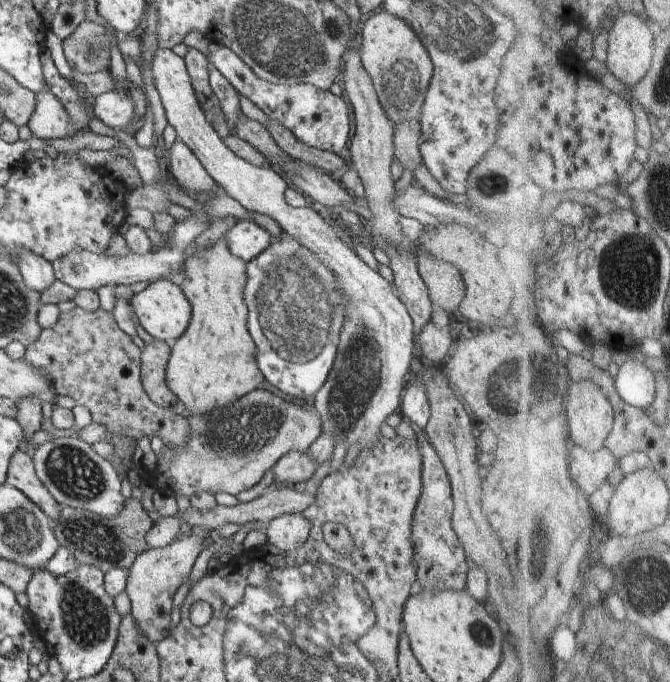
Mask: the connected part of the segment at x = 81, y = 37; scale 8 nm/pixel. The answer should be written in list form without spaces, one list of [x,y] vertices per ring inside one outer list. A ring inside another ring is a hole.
[[[82,21],[82,24],[70,34],[68,38],[63,40],[63,52],[66,60],[74,71],[81,73],[97,73],[110,67],[110,42],[114,42],[117,47],[117,42],[120,40],[120,34],[116,33],[116,30],[111,27],[113,35],[111,38],[106,34],[106,27],[102,24],[97,24],[92,21]]]

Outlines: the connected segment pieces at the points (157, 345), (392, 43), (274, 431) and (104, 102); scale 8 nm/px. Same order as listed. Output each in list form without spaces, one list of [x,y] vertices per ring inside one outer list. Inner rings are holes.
[[[155,339],[141,350],[141,379],[144,390],[163,409],[170,409],[178,402],[178,397],[168,388],[166,367],[171,355],[168,343]]]
[[[376,12],[362,26],[359,55],[363,67],[373,80],[379,103],[394,128],[404,120],[420,120],[425,90],[433,76],[433,60],[430,60],[429,52],[417,32],[403,18],[391,12]]]
[[[260,389],[234,401],[230,406],[204,415],[188,416],[191,437],[182,449],[164,448],[164,462],[152,478],[162,492],[192,496],[196,492],[227,492],[233,496],[260,482],[280,457],[296,451],[306,453],[323,432],[315,406],[294,404]]]
[[[110,91],[95,97],[93,114],[106,126],[124,129],[135,122],[133,98],[124,91]]]

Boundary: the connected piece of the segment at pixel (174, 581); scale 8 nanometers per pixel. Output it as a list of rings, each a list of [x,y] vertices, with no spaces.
[[[191,530],[191,534],[180,536],[162,548],[148,548],[140,553],[128,570],[126,594],[131,600],[131,613],[140,632],[152,643],[167,637],[170,626],[172,599],[182,582],[188,579],[198,555],[204,550],[205,530]]]

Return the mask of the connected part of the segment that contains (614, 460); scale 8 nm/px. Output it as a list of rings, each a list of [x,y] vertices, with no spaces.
[[[580,445],[576,446],[572,452],[574,452],[572,454],[574,456],[572,460],[574,478],[590,494],[598,492],[623,462],[608,446],[598,452],[592,452]]]

